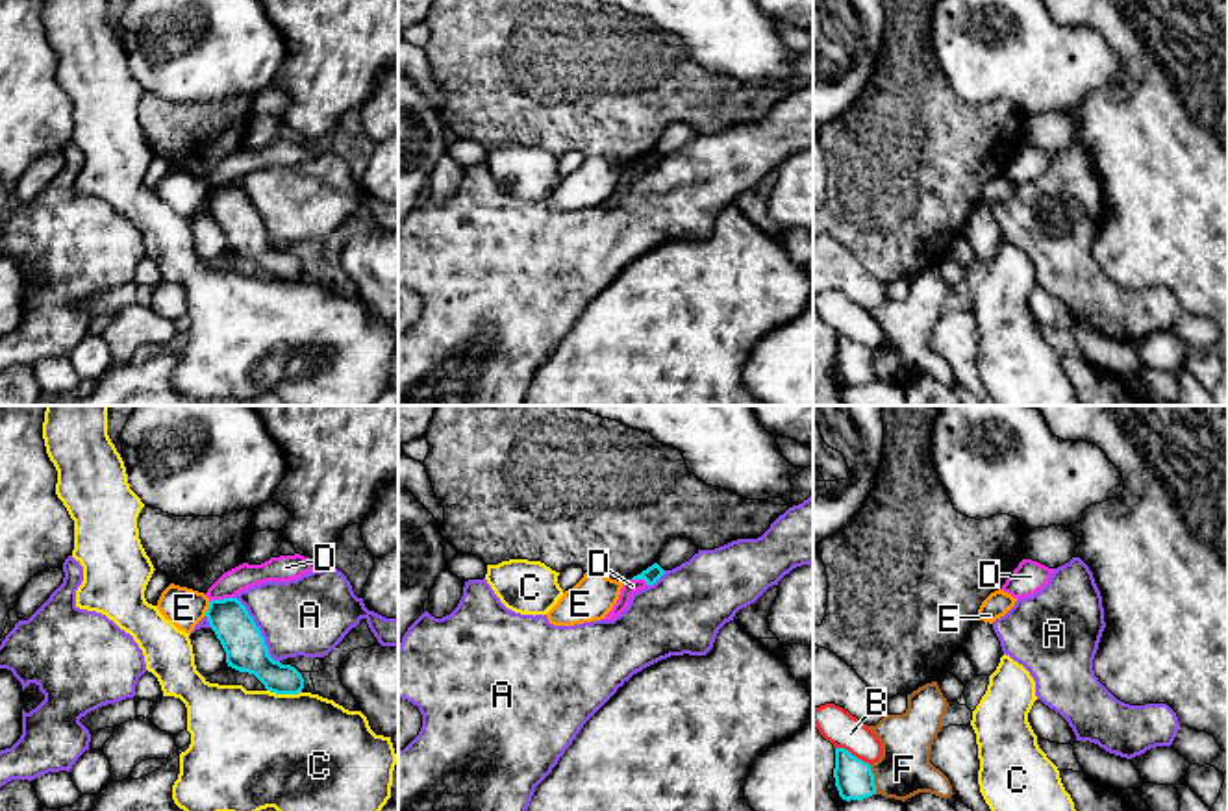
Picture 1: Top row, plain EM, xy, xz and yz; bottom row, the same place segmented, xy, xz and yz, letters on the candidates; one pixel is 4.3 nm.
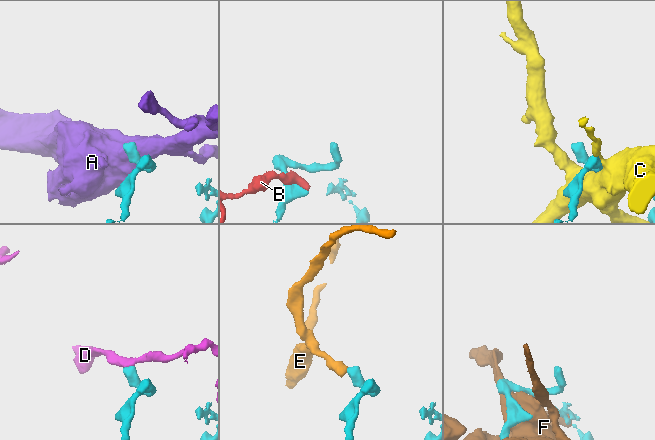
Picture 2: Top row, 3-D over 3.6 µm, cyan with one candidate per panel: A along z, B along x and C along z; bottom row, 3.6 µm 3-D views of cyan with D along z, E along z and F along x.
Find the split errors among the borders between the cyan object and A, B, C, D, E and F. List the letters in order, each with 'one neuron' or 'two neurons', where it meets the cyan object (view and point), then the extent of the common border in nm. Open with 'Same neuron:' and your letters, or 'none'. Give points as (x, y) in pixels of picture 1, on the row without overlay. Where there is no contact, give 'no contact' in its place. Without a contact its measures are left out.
Same neuron: none
A: two neurons; meets cyan in xy at (258, 215); contact 340 nm long
B: two neurons; meets cyan in yz at (851, 339); contact 170 nm long
C: two neurons; meets cyan in xy at (284, 278); contact 150 nm long
D: two neurons; meets cyan in xy at (221, 186); contact 110 nm long
E: two neurons; meets cyan in xy at (208, 195); contact 70 nm long
F: two neurons; meets cyan in yz at (873, 365); contact 130 nm long

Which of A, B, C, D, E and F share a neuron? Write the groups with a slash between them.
A / B / C / D / E / F

